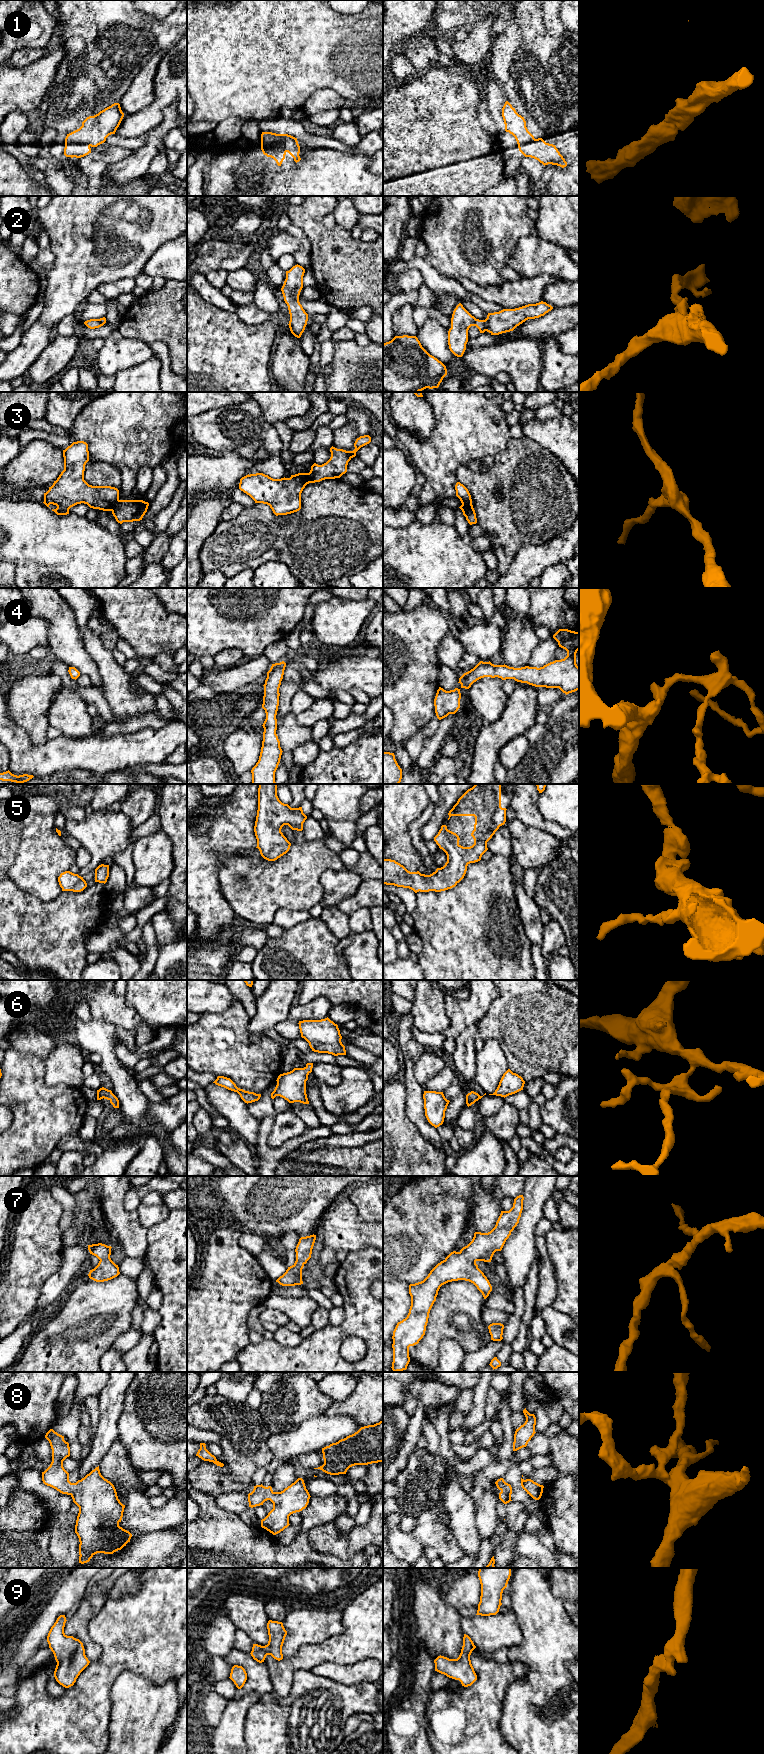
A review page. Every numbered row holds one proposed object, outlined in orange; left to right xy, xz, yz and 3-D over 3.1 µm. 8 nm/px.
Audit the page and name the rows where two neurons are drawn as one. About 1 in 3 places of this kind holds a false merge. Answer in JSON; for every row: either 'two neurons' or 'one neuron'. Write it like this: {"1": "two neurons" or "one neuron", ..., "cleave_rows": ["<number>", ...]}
{"1": "one neuron", "2": "one neuron", "3": "two neurons", "4": "one neuron", "5": "one neuron", "6": "one neuron", "7": "one neuron", "8": "one neuron", "9": "one neuron", "cleave_rows": ["3"]}

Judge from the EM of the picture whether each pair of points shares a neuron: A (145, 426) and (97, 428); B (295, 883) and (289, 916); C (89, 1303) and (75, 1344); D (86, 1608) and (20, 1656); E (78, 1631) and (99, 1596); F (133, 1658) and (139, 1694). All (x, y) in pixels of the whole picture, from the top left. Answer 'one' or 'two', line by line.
A: one
B: two
C: one
D: two
E: one
F: two

